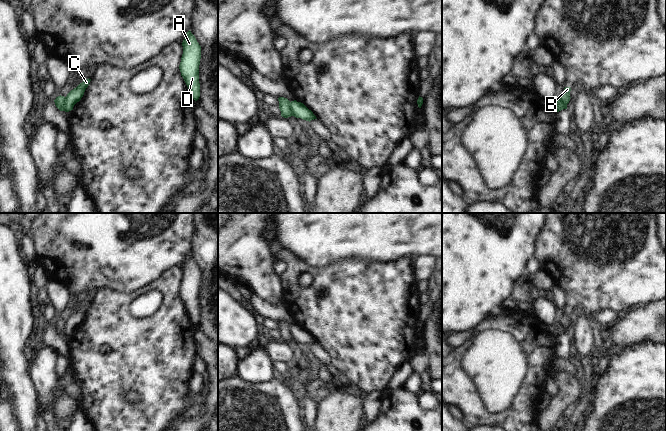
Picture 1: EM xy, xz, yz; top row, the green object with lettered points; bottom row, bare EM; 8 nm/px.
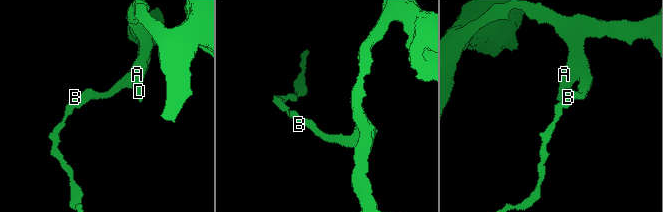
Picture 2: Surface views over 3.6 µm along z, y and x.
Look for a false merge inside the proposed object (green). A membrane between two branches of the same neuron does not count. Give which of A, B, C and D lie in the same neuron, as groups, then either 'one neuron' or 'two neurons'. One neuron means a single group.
A C D / B | two neurons

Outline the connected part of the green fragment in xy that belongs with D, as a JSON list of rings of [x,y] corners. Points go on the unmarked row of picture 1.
[[[189,254],[182,266],[183,278],[179,293],[192,322],[197,325],[200,321],[199,289],[201,270]]]

